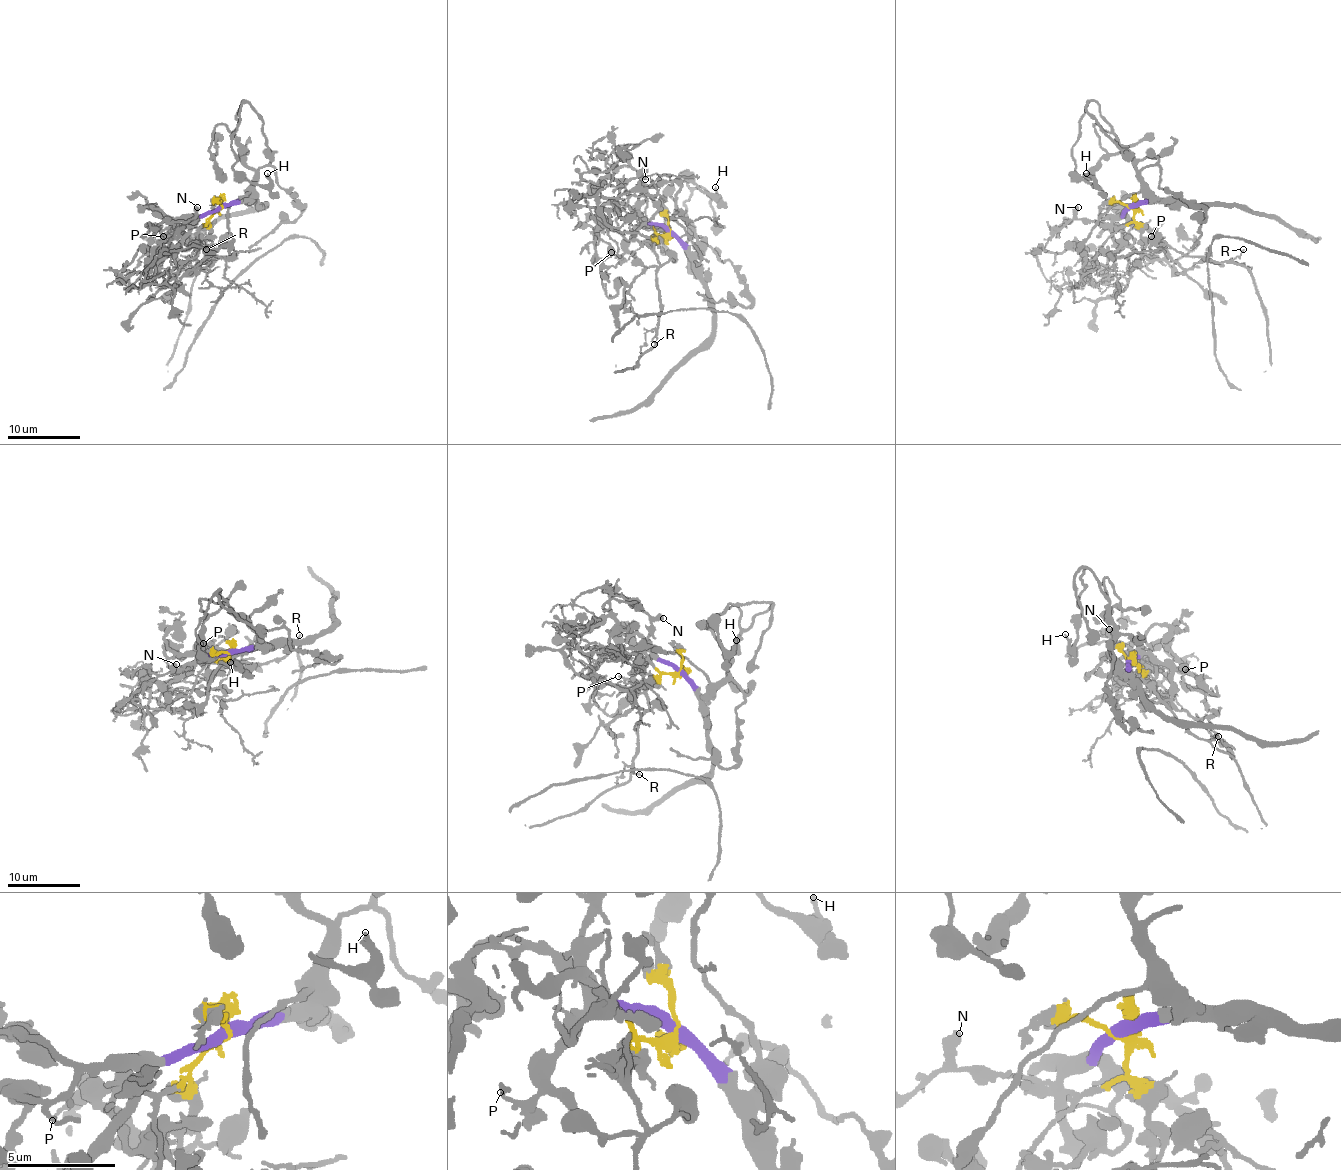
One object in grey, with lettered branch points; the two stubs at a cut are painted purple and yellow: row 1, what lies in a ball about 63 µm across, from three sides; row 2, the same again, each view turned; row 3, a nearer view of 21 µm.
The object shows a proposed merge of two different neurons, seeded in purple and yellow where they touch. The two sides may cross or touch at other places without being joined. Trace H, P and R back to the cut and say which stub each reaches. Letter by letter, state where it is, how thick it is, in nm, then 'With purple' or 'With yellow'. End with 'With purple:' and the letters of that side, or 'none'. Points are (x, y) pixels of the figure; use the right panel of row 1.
H: Place: (1086, 173). Thickness 200 nm. With purple
P: Place: (1151, 236). Thickness 110 nm. With purple
R: Place: (1243, 249). Thickness 140 nm. With yellow
With purple: H, P

